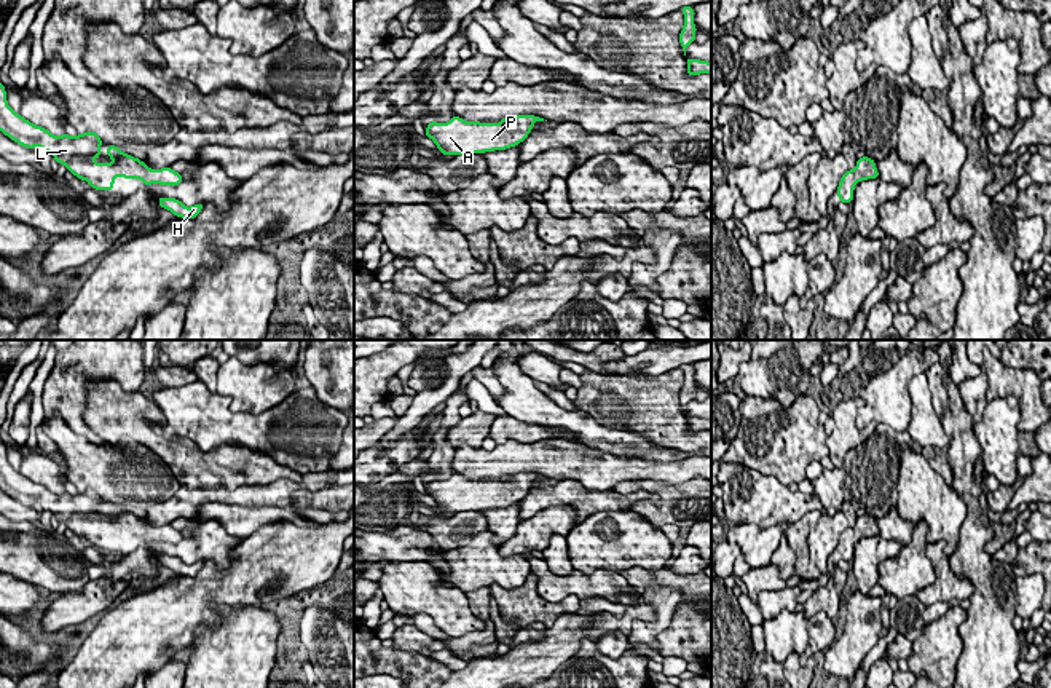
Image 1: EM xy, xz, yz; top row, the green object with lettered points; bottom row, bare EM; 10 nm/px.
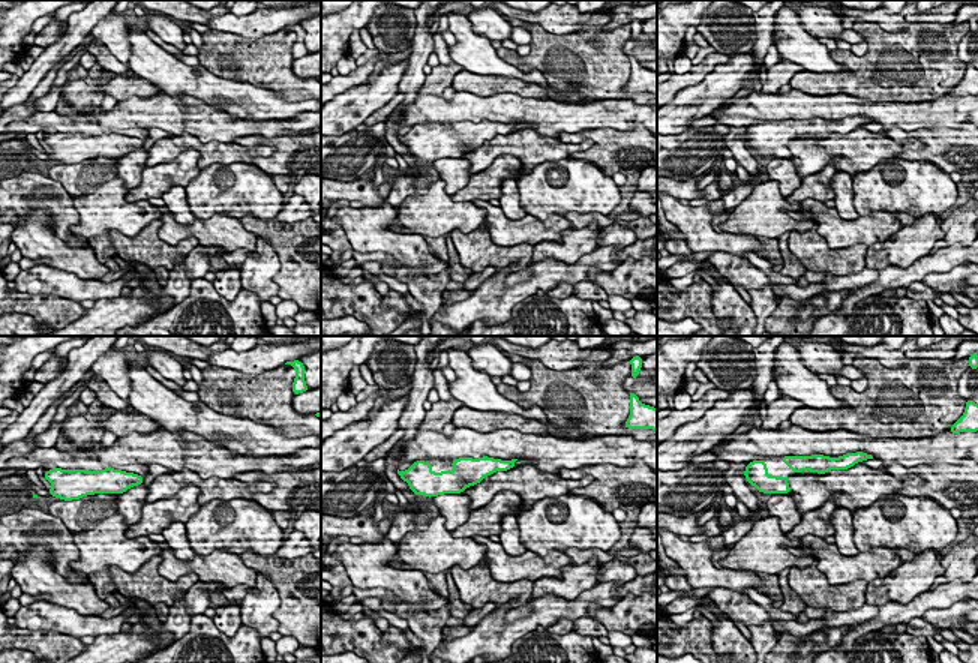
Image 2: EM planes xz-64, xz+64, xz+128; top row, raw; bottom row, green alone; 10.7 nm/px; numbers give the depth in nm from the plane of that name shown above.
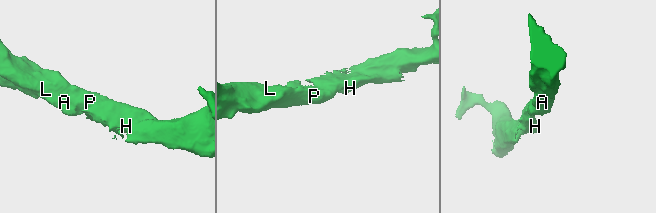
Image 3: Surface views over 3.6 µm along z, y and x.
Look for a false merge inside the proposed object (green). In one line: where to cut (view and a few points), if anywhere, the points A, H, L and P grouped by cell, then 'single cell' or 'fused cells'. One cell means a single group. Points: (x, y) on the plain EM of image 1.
no cut | A H L P | single cell

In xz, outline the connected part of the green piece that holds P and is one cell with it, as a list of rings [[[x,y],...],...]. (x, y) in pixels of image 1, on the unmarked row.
[[[455,473],[448,480],[431,479],[426,484],[426,495],[432,496],[442,512],[463,512],[463,511],[485,511],[494,508],[506,508],[523,500],[533,487],[536,479],[544,479],[544,476],[536,473],[517,473],[509,476],[501,476],[498,482],[480,480],[480,479],[464,479],[461,474]]]

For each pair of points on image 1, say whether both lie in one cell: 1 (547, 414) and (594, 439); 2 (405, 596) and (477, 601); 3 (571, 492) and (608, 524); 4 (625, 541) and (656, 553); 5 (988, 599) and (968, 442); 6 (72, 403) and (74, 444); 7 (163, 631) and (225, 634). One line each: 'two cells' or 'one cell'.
1: one cell
2: two cells
3: two cells
4: one cell
5: one cell
6: two cells
7: two cells

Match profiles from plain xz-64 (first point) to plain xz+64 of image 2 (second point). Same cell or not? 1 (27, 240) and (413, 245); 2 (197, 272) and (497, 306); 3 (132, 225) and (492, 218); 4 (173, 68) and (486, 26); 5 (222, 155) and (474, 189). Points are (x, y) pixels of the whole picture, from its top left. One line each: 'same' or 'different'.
1: same
2: different
3: different
4: different
5: different

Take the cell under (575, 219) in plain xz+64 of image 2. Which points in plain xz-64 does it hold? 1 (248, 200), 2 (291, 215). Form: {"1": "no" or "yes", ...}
{"1": "no", "2": "no"}

